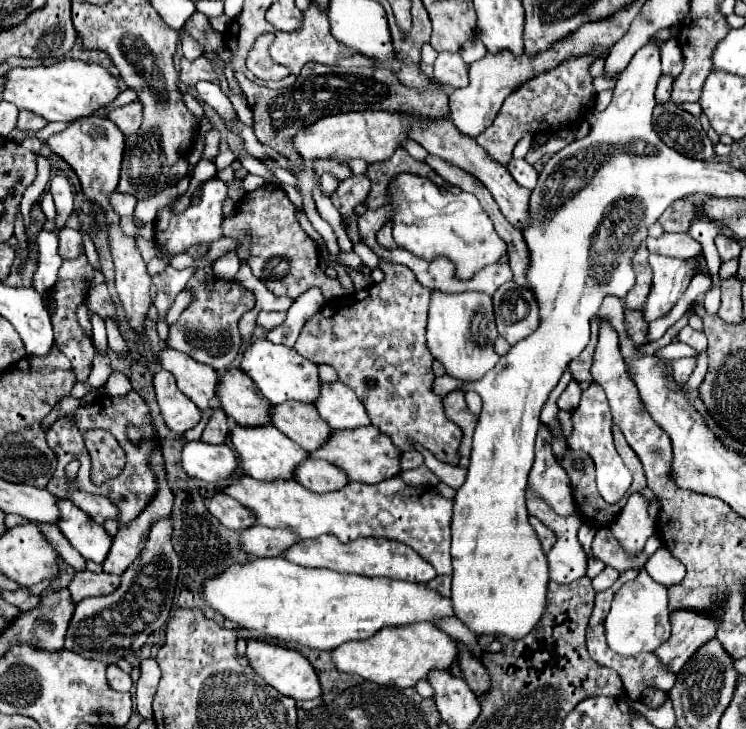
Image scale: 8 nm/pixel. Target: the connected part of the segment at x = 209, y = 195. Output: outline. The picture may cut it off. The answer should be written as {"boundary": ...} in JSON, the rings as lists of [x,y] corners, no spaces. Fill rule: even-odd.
{"boundary":[[[212,177],[198,187],[198,195],[190,197],[190,203],[184,213],[176,211],[176,203],[182,199],[180,195],[174,197],[166,207],[158,209],[154,219],[154,239],[156,243],[168,253],[168,257],[176,257],[186,253],[190,247],[210,245],[212,241],[218,241],[222,235],[222,201],[228,195],[228,187],[222,179]]]}

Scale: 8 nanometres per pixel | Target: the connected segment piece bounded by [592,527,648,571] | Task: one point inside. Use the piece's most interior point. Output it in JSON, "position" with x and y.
{"position":[605,547]}

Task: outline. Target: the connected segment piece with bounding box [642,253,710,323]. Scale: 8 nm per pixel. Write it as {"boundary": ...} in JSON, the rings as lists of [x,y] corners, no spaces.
{"boundary":[[[652,253],[650,267],[654,271],[654,279],[652,279],[652,289],[648,293],[646,305],[642,309],[642,317],[646,323],[666,317],[670,313],[670,309],[682,297],[696,271],[710,277],[708,265],[702,255],[692,257],[688,261],[680,261],[674,257],[662,257]]]}

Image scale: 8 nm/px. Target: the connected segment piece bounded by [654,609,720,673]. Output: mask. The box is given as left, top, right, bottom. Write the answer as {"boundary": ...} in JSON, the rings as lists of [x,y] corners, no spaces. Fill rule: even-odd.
{"boundary":[[[692,609],[672,611],[670,621],[672,635],[654,653],[664,665],[668,665],[668,669],[678,673],[684,667],[684,663],[692,657],[692,653],[696,653],[696,649],[704,645],[704,641],[716,637],[720,621],[716,621],[716,617],[708,613],[696,613]]]}

